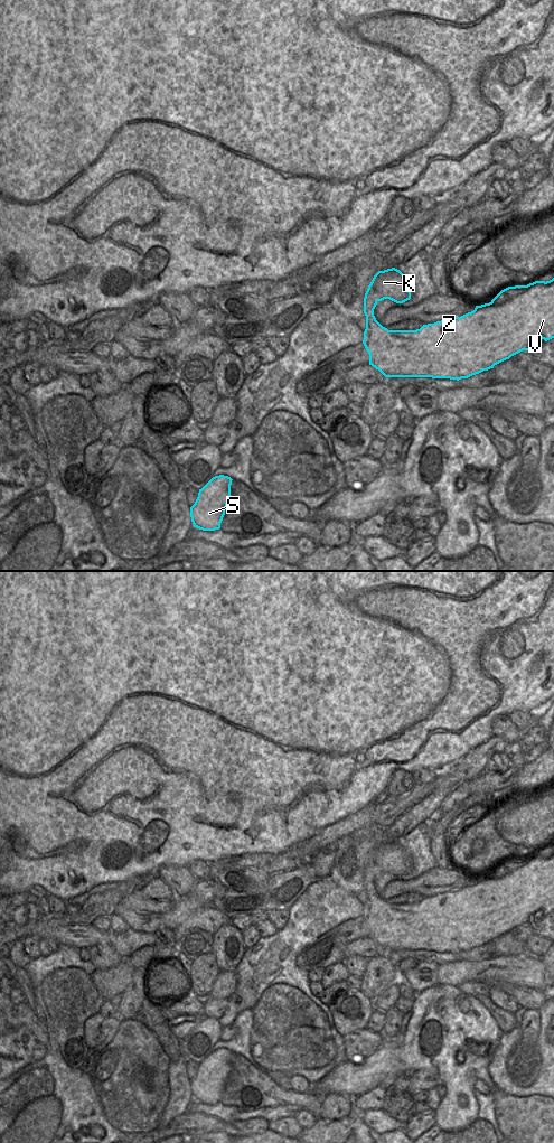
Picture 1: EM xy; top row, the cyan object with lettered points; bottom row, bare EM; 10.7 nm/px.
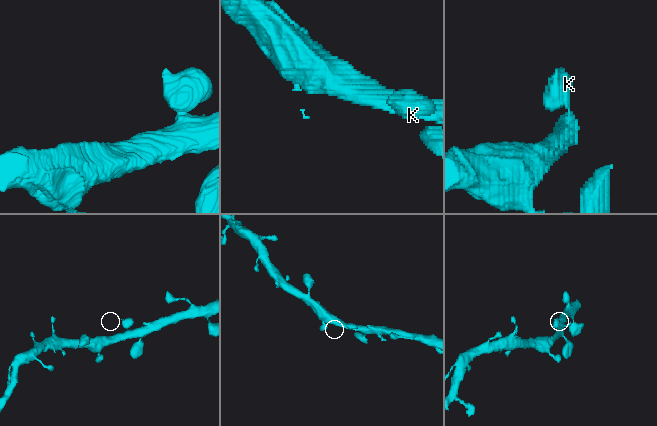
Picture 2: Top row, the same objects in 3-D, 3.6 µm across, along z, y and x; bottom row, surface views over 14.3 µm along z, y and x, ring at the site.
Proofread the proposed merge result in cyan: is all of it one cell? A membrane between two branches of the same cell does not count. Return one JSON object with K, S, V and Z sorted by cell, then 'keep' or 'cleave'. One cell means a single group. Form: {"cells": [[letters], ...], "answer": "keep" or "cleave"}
{"cells": [["K", "S", "V", "Z"]], "answer": "keep"}

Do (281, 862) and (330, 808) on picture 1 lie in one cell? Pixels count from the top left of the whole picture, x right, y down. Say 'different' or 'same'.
different

